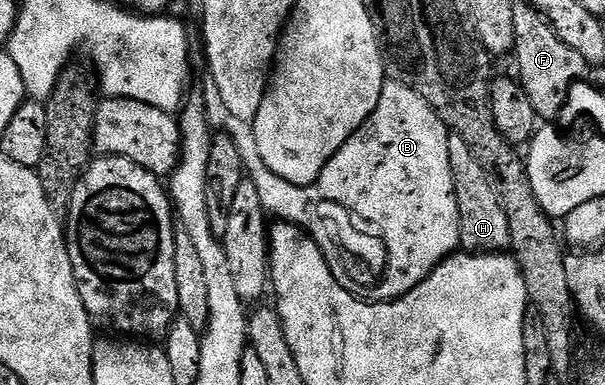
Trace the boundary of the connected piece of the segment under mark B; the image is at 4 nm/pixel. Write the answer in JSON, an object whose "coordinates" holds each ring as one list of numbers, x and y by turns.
{"coordinates":[[387,80,386,86,382,88,380,103,376,103,376,111,372,111,372,115,368,115,365,123,351,135,348,143,344,143,344,147,340,147,340,151,336,151,336,155,326,164,324,171,320,171,320,175,310,185,299,187,280,179,262,162,257,151,249,154,248,177,249,180,256,183,256,187,260,187,262,202,267,214,290,213,294,209,292,221,293,224,299,227,310,229,316,226,316,220,314,220,314,217,310,217,310,213,314,213,314,209,310,209,310,205,319,206,319,201,323,201,323,198,333,198,333,201,341,201,345,205,350,205,350,209,354,209,356,213,362,213,362,217,366,217,366,221,374,221,374,225,378,225,376,233,386,233,386,245,389,245,390,248,391,261,385,289,385,301,395,301,396,298,402,297,408,291,412,291,412,287,424,283,424,279,428,279,432,275,432,271,439,263,448,257,453,257,460,249,460,211,458,210,456,191,452,183,452,163,448,163,448,139,450,134,450,130,446,128,446,124,440,119,440,115,436,115,433,107,423,97,416,95,416,91,412,91,412,87,408,87,399,81]]}

